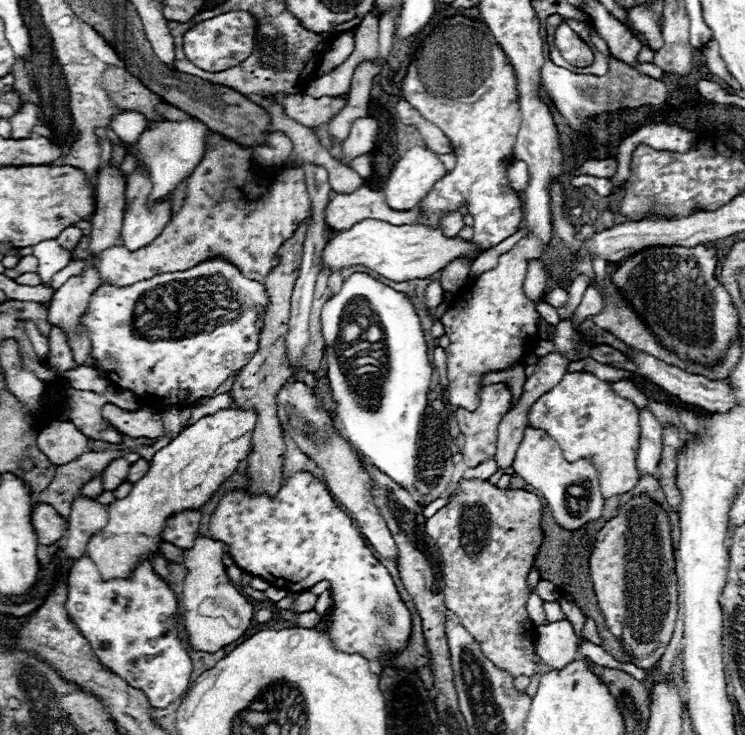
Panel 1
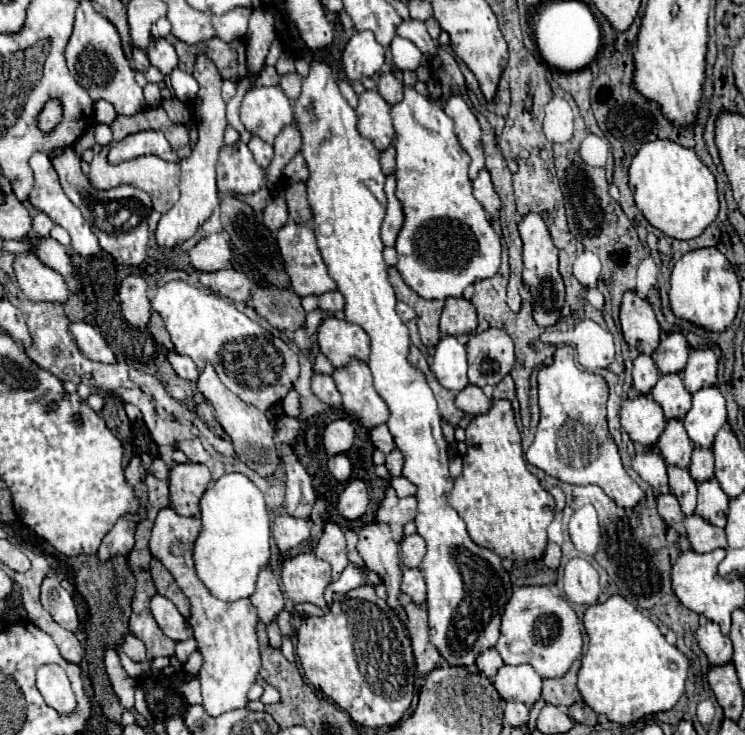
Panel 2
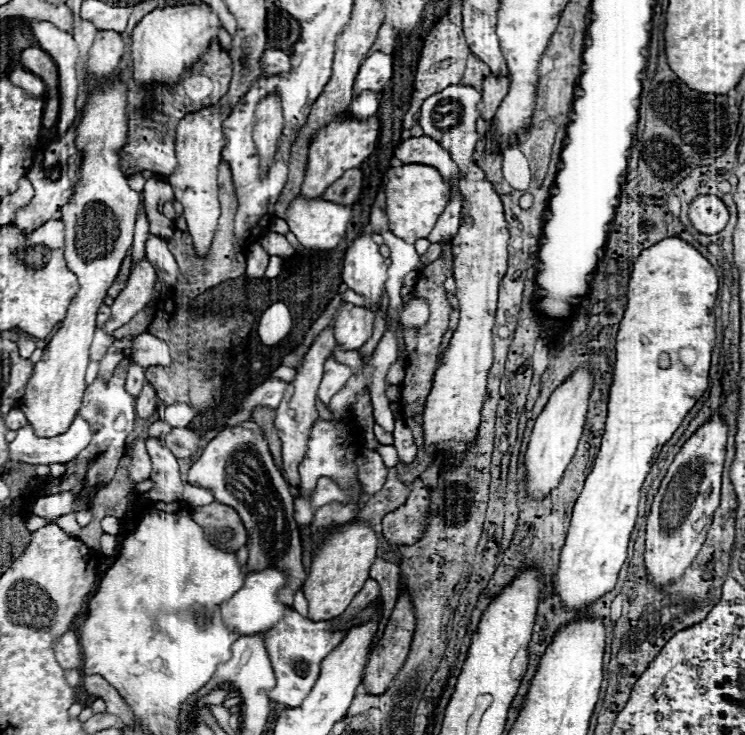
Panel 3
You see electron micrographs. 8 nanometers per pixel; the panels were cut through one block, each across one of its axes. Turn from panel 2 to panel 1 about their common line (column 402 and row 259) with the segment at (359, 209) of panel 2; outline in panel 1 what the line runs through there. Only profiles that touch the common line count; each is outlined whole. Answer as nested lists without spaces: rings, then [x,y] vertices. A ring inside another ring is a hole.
[[[362,220],[348,230],[338,232],[324,248],[322,262],[334,272],[348,266],[364,266],[370,272],[394,280],[406,282],[416,278],[430,278],[436,272],[442,272],[452,260],[468,258],[476,260],[484,250],[472,240],[462,240],[460,236],[446,236],[440,228],[432,228],[428,224],[402,224],[392,226],[380,220]]]

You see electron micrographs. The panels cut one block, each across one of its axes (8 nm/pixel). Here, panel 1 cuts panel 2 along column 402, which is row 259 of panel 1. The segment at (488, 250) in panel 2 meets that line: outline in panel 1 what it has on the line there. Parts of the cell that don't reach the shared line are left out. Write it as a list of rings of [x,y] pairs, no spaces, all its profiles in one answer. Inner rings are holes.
[[[210,132],[206,136],[206,156],[188,178],[186,200],[162,234],[138,252],[130,252],[120,244],[106,248],[106,252],[98,254],[98,272],[108,284],[130,286],[158,274],[194,268],[210,258],[224,258],[246,278],[262,282],[278,266],[278,248],[308,214],[310,198],[302,168],[284,168],[280,174],[270,176],[254,174],[252,148]]]

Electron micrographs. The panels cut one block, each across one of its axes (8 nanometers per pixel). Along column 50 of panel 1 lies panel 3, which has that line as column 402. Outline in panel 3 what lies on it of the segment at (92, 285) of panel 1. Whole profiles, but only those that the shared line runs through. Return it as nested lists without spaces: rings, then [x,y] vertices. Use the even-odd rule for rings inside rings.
[[[410,296],[410,300],[402,302],[400,310],[398,310],[398,316],[400,316],[400,322],[408,328],[422,328],[426,326],[428,318],[430,318],[430,306],[424,298],[418,298],[418,296]]]

